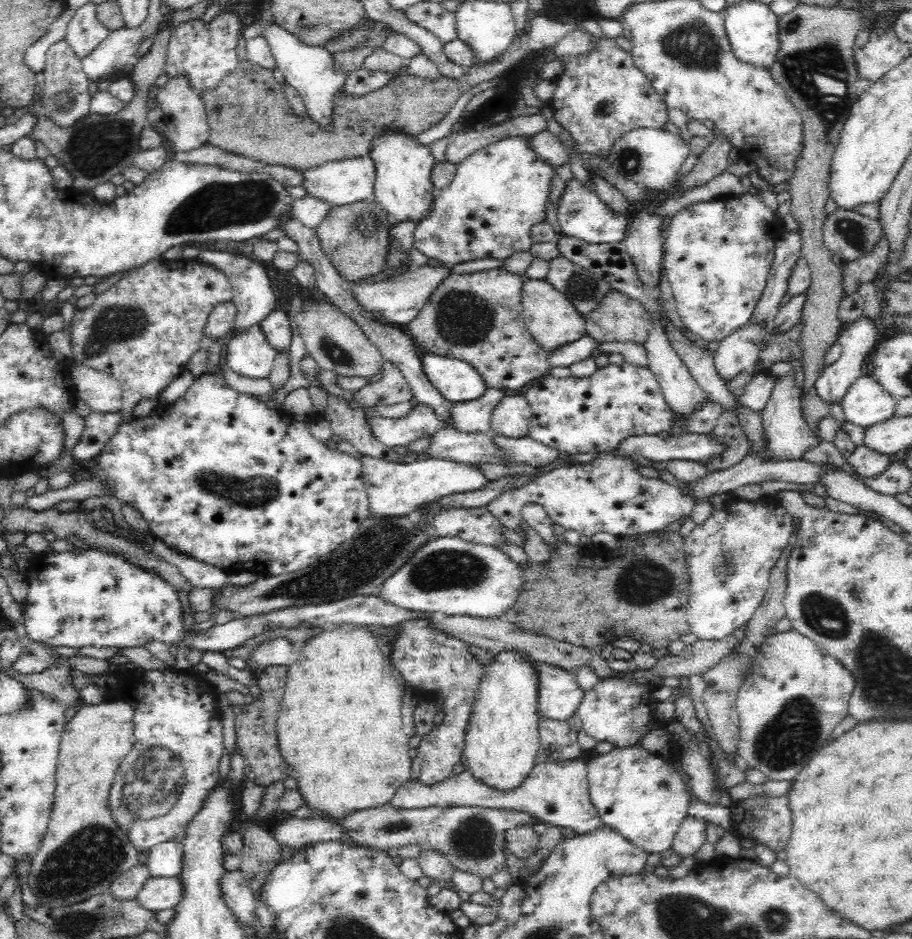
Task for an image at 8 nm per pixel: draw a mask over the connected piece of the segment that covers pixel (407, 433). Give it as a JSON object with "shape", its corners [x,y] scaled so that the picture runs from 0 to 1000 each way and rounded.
{"shape":[[[458,430],[441,445],[412,444],[405,448],[412,469],[423,476],[443,475],[461,466],[474,465],[489,454],[476,436]]]}

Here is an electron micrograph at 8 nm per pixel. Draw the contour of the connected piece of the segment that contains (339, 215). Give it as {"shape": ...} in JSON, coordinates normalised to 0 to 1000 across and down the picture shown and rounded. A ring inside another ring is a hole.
{"shape":[[[409,212],[377,219],[363,219],[360,228],[345,243],[352,265],[384,301],[393,296],[407,296],[423,285],[423,264],[429,233]]]}

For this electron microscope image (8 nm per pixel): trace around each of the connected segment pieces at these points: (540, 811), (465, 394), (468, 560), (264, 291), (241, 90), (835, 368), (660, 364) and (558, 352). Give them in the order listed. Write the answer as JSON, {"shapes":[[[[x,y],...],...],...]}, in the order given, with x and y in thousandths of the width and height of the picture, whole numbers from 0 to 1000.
{"shapes":[[[[636,807],[588,812],[579,829],[560,842],[545,842],[530,836],[515,821],[497,824],[486,834],[467,837],[456,832],[445,832],[430,849],[429,857],[452,863],[467,859],[526,859],[577,865],[603,879],[627,882],[632,889],[643,889],[659,881],[660,874],[646,849],[644,813]]],[[[462,376],[465,399],[491,429],[523,426],[533,419],[529,400],[509,383]]],[[[476,571],[461,579],[447,596],[421,618],[412,630],[423,641],[435,646],[479,656],[516,656],[520,658],[553,658],[555,651],[566,641],[573,625],[572,601],[565,600],[544,583],[520,579],[503,571]]],[[[219,266],[218,271],[212,275],[218,280],[235,282],[250,295],[255,307],[255,321],[260,326],[260,335],[252,351],[254,358],[263,356],[277,345],[285,345],[292,337],[303,330],[303,316],[296,304],[296,296],[292,291],[292,285],[287,281],[274,276],[274,274],[258,272],[251,267]]],[[[579,33],[575,34],[578,35],[564,40],[548,60],[531,68],[511,71],[504,83],[482,80],[478,85],[471,85],[441,77],[421,92],[394,103],[379,102],[371,97],[365,106],[365,131],[361,137],[353,137],[338,121],[331,129],[320,122],[313,97],[300,85],[297,76],[276,65],[262,66],[259,75],[241,86],[239,93],[219,100],[230,133],[228,153],[289,175],[331,183],[359,173],[401,167],[410,145],[428,138],[458,145],[480,132],[493,119],[502,104],[515,94],[560,77],[586,53]]],[[[950,338],[940,339],[935,344],[924,347],[923,353],[920,355],[918,363],[922,366],[921,382],[910,390],[902,392],[900,400],[893,407],[893,414],[895,420],[900,426],[906,427],[908,430],[912,426],[923,427],[930,413],[945,400],[945,388],[947,388],[947,381],[950,377],[954,375],[955,371],[961,370],[963,355],[961,355],[961,348],[954,340]]],[[[718,341],[715,344],[712,351],[711,360],[707,364],[708,379],[711,383],[709,391],[716,397],[718,405],[721,407],[727,426],[731,429],[734,438],[737,438],[737,453],[732,458],[734,464],[752,464],[757,462],[752,449],[757,449],[755,443],[765,436],[769,436],[772,430],[776,430],[776,420],[770,416],[768,410],[763,408],[763,405],[759,401],[755,393],[748,387],[743,376],[737,372],[730,355],[728,355],[728,348],[726,344]]],[[[645,356],[638,360],[610,368],[601,376],[601,386],[604,392],[625,392],[627,388],[644,383],[649,373],[654,371],[655,364]]]]}

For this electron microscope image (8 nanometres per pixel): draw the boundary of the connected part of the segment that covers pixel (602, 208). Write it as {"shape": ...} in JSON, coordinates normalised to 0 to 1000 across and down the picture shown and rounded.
{"shape":[[[628,188],[618,194],[618,203],[610,216],[611,236],[617,249],[635,253],[645,260],[682,257],[686,251],[689,230],[686,226],[673,226],[658,210],[636,191]]]}

